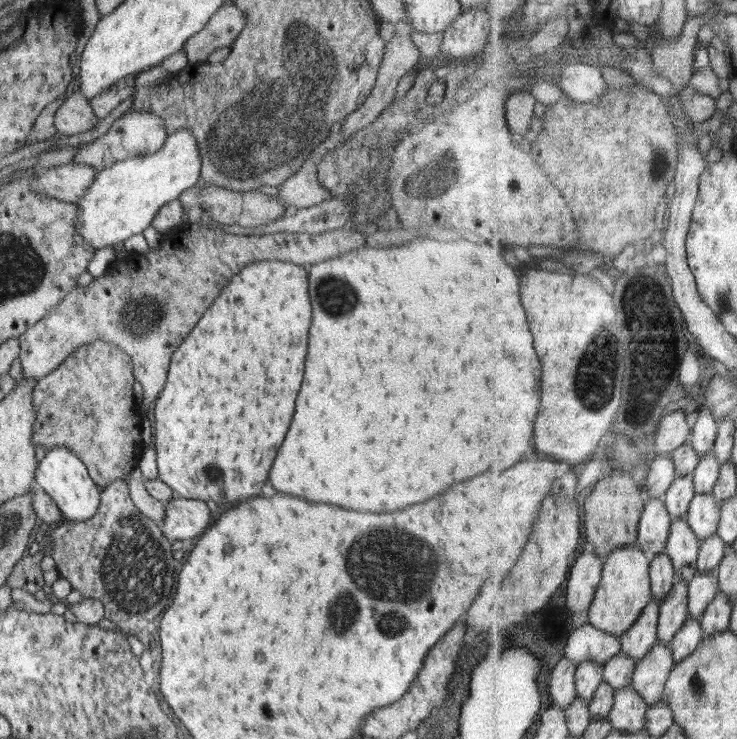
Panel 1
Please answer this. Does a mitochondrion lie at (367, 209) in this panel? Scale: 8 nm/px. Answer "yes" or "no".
yes

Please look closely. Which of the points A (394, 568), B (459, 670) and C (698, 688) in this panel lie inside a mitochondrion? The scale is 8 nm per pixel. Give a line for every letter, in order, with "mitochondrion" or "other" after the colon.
A: mitochondrion
B: other
C: mitochondrion

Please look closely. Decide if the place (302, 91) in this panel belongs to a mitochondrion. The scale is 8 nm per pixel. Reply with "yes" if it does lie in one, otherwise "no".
yes

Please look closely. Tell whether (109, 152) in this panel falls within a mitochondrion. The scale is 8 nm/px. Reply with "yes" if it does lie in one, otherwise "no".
yes

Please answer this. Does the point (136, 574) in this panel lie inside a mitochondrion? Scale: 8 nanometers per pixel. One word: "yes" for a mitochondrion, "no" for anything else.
yes

